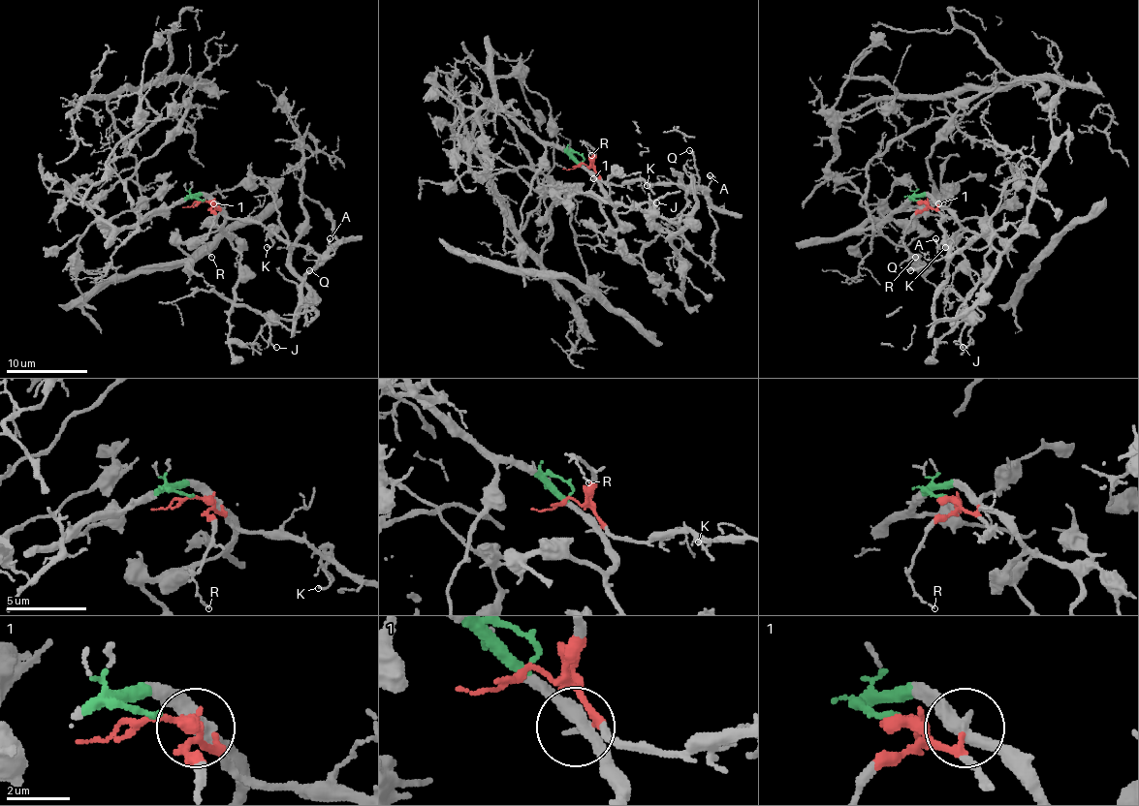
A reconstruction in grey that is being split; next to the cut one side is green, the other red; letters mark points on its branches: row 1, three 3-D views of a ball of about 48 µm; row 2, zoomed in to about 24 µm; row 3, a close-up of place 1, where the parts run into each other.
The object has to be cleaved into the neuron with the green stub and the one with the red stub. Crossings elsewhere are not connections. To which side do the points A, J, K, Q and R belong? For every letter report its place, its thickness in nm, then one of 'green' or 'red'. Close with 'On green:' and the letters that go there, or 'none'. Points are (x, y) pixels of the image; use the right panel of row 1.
A: (935, 238) | 160 nm | red
J: (963, 347) | 140 nm | green
K: (945, 247) | 150 nm | red
Q: (910, 270) | 170 nm | red
R: (915, 257) | 110 nm | red
On green: J

